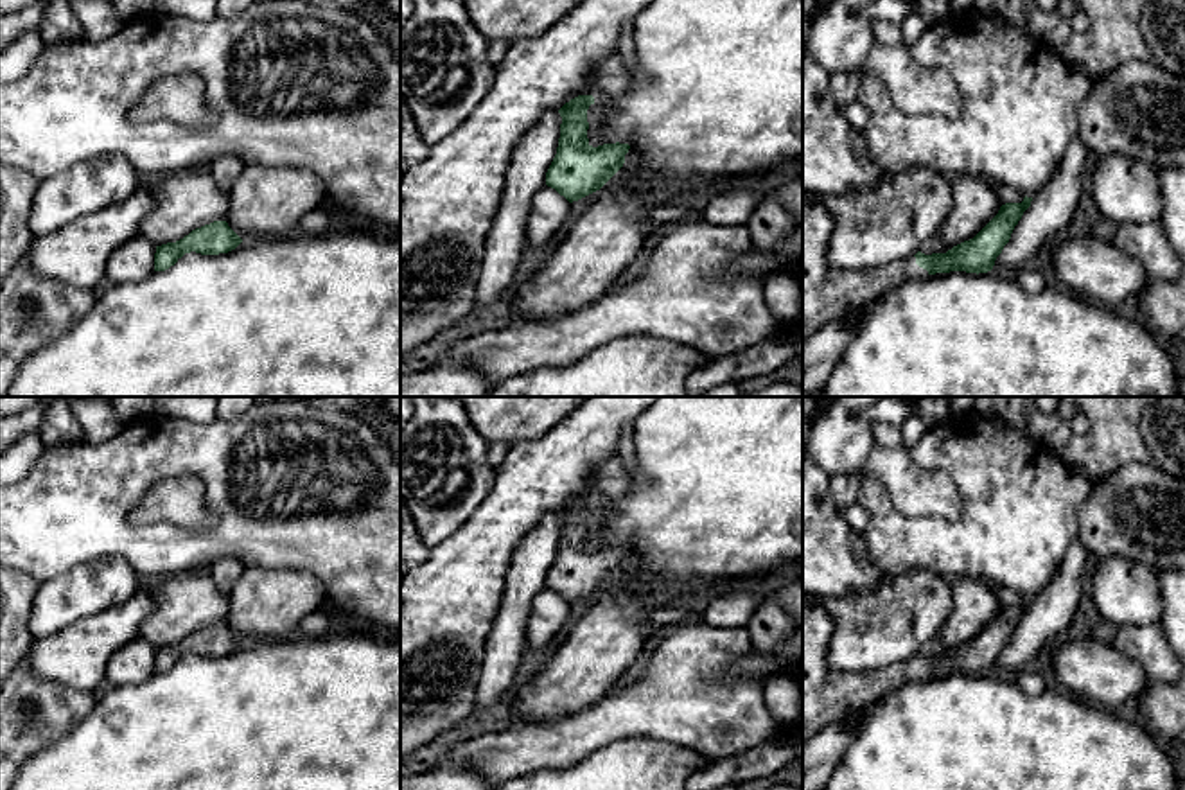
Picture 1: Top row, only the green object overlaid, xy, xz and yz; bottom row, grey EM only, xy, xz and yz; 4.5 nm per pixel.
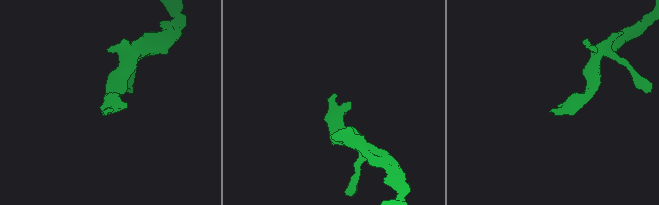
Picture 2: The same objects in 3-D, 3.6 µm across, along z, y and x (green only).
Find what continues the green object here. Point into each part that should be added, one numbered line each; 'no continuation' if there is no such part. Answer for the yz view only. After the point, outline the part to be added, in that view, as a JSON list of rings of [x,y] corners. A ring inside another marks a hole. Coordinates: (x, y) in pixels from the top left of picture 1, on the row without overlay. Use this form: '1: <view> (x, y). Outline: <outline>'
1: yz (826, 695). Outline: [[[803,605],[803,749],[817,731],[847,711],[869,706],[908,680],[928,679],[928,673],[916,666],[914,657],[869,672],[835,672],[828,663],[833,628],[828,610],[819,605]]]

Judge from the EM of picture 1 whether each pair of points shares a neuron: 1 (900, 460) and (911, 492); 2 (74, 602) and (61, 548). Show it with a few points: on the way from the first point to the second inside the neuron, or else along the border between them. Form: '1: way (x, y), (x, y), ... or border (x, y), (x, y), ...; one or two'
1: way (900, 467), (900, 474), (909, 485); one
2: border (106, 555), (81, 562), (42, 582); two

